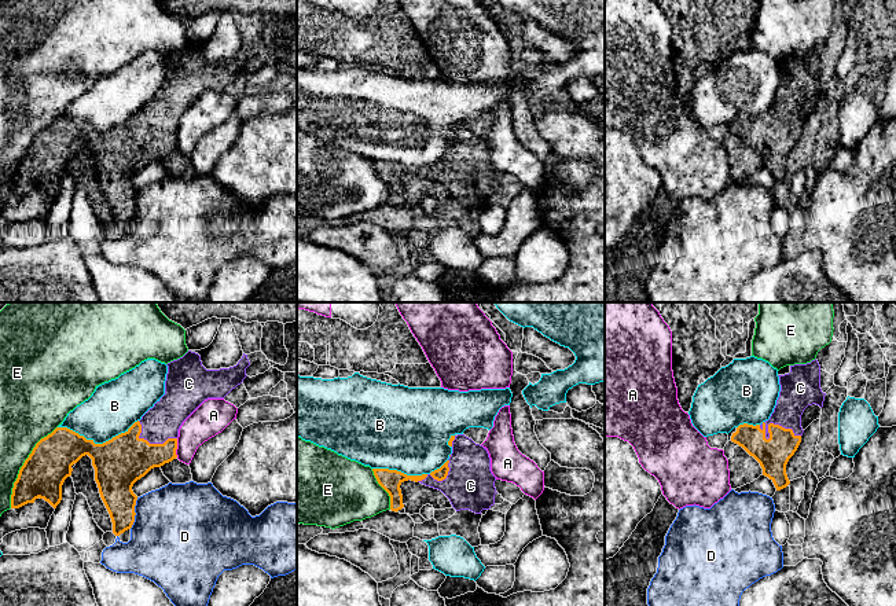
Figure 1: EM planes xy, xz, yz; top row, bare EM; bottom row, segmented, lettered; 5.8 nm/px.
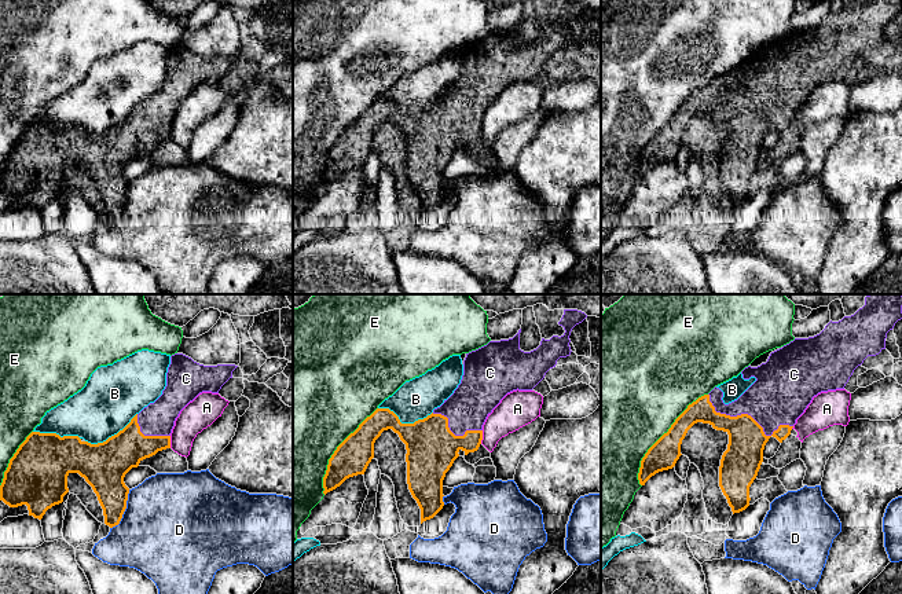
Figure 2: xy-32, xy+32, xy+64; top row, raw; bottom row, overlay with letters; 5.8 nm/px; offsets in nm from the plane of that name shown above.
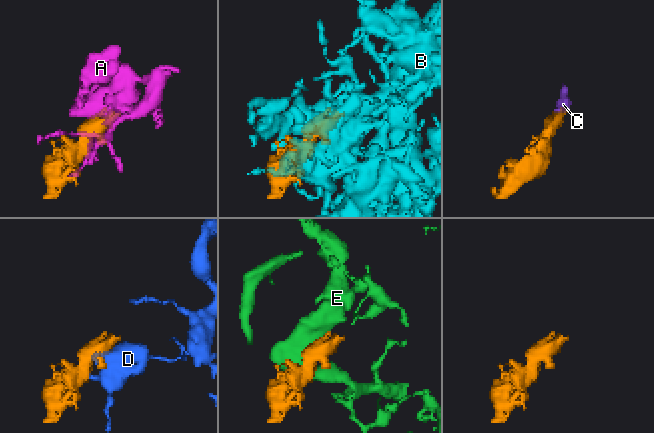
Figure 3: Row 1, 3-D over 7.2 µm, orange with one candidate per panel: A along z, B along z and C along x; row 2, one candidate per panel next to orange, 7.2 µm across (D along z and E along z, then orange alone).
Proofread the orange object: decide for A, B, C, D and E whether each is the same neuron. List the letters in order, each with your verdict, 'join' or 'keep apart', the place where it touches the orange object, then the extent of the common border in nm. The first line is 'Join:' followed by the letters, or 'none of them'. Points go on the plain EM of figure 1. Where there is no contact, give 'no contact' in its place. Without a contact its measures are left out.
Join: C
A: keep apart; meets orange in xy at (176, 140); contact 110 nm long
B: keep apart; meets orange in xy at (98, 136); contact 480 nm long
C: join; meets orange in yz at (778, 117); contact 260 nm long
D: keep apart; meets orange in xy at (135, 205); contact 190 nm long
E: keep apart; meets orange in xy at (22, 158); contact 550 nm long

